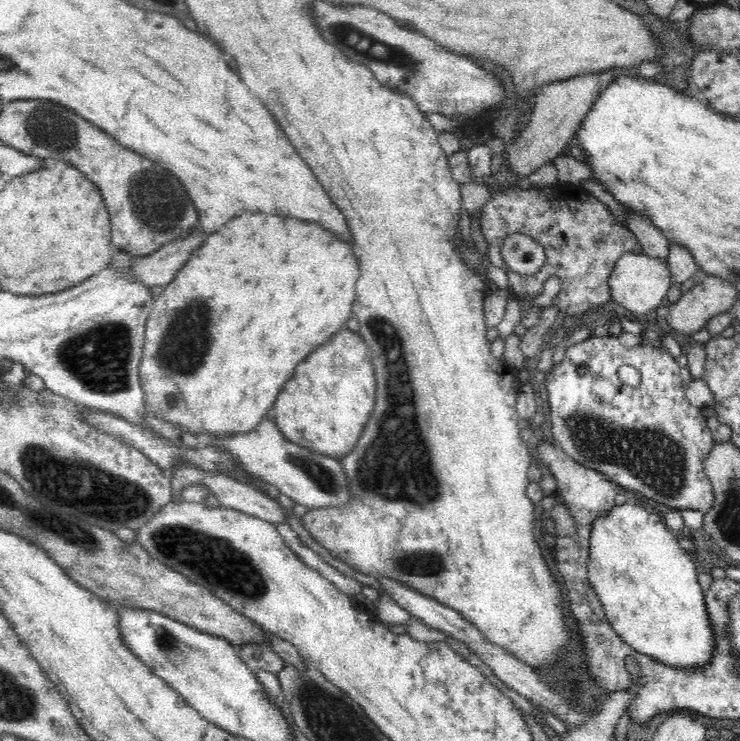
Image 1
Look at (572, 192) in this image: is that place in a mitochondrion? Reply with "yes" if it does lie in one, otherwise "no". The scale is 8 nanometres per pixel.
no

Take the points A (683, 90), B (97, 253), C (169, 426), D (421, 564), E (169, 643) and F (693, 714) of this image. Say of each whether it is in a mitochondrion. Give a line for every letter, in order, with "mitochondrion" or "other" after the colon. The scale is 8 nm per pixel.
A: other
B: other
C: other
D: mitochondrion
E: mitochondrion
F: other

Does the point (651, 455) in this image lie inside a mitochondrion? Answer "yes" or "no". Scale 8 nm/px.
yes

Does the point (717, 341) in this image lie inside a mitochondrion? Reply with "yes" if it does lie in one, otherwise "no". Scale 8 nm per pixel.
no

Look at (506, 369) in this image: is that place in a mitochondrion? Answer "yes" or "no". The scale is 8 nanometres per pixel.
no

